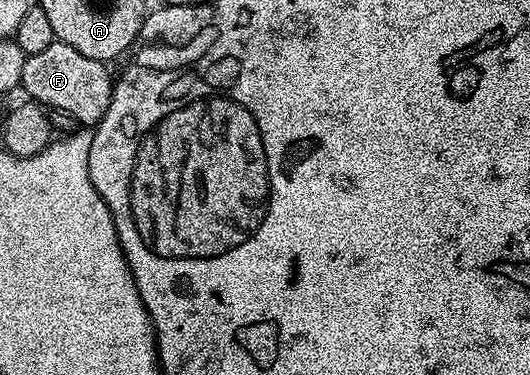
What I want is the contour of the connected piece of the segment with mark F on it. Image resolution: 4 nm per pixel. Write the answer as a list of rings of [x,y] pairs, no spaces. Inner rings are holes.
[[[55,40],[51,48],[43,48],[43,52],[26,57],[20,89],[26,90],[32,101],[50,111],[62,110],[75,121],[93,128],[107,112],[107,104],[111,104],[114,79],[109,78],[109,69],[106,63],[91,60],[83,56],[83,52],[75,52],[75,48]]]

